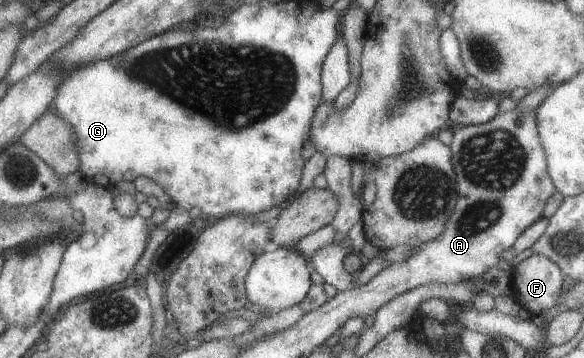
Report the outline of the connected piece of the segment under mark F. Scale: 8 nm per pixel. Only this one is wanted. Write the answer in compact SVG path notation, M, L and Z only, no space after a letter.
M532 254L511 267L510 288L511 295L519 302L521 308L530 312L532 319L540 319L544 312L557 304L561 292L564 274L559 267L545 256Z

